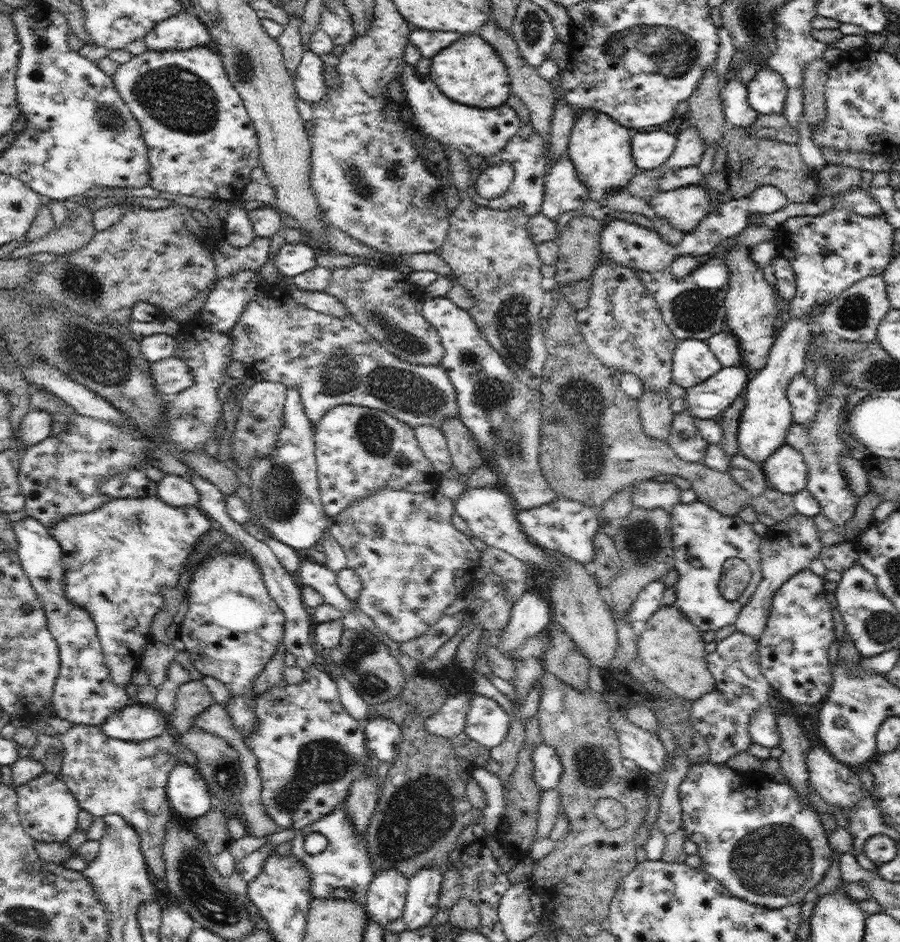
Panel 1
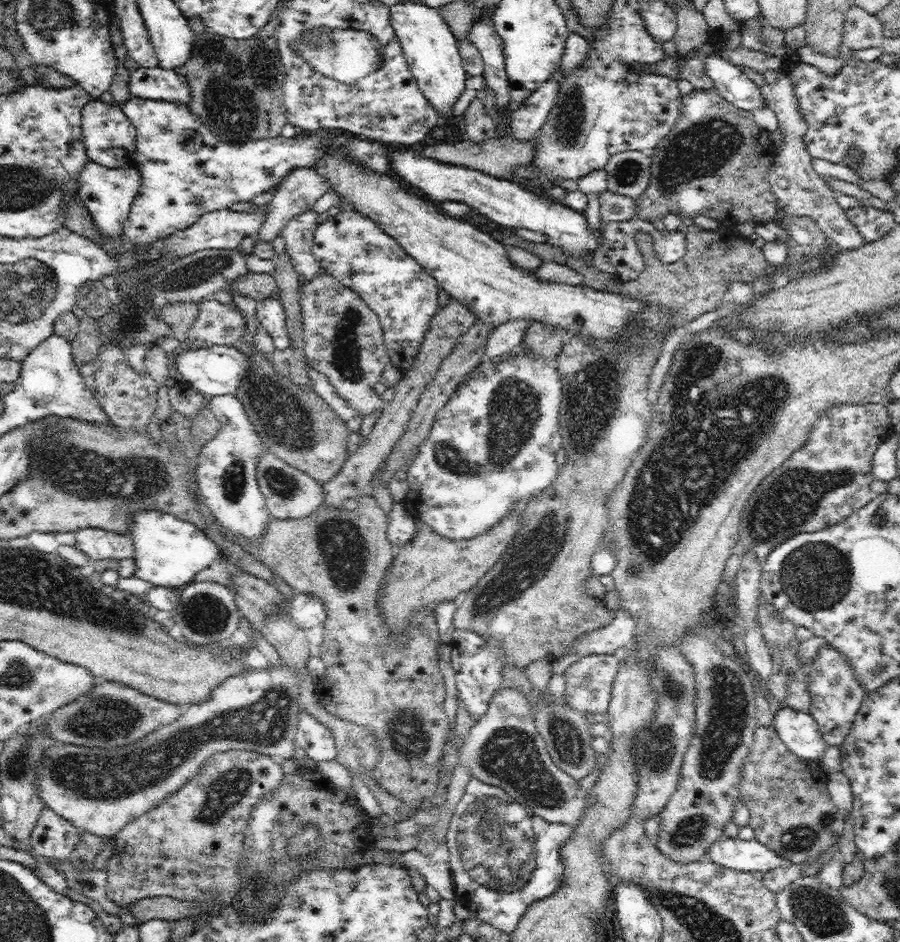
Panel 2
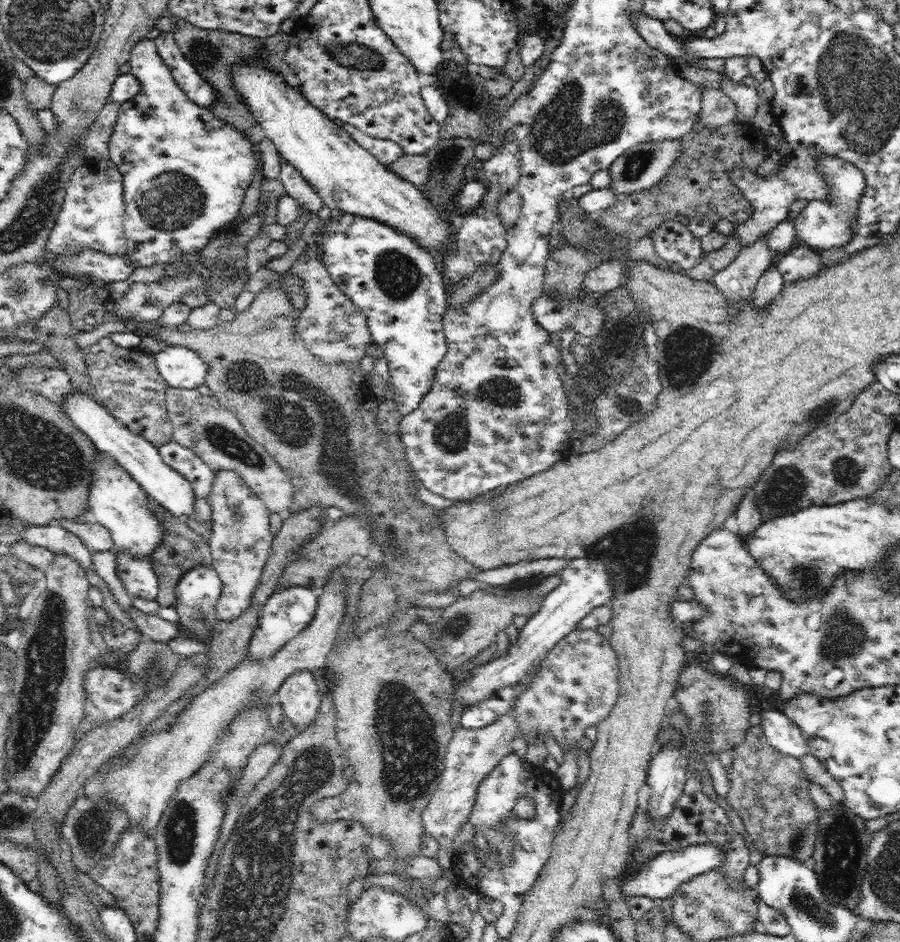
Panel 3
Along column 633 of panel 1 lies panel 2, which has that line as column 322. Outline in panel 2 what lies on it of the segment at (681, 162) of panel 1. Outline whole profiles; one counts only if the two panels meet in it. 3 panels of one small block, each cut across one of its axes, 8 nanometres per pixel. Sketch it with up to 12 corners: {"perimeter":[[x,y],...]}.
{"perimeter":[[314,167],[293,170],[267,205],[256,242],[273,243],[329,190]]}

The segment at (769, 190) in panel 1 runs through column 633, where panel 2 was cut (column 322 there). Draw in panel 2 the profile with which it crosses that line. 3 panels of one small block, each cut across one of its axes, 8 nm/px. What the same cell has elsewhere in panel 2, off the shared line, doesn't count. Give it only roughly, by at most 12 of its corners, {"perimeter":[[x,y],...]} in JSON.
{"perimeter":[[346,204],[314,257],[378,315],[387,359],[415,366],[439,282]]}

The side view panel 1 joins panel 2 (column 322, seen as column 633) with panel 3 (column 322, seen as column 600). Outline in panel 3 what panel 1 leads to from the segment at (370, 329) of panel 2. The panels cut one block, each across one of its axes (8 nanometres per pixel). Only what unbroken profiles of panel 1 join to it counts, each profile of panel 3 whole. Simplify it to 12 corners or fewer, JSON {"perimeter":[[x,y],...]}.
{"perimeter":[[312,245],[293,264],[308,304],[297,331],[324,363],[359,364],[366,315]]}

